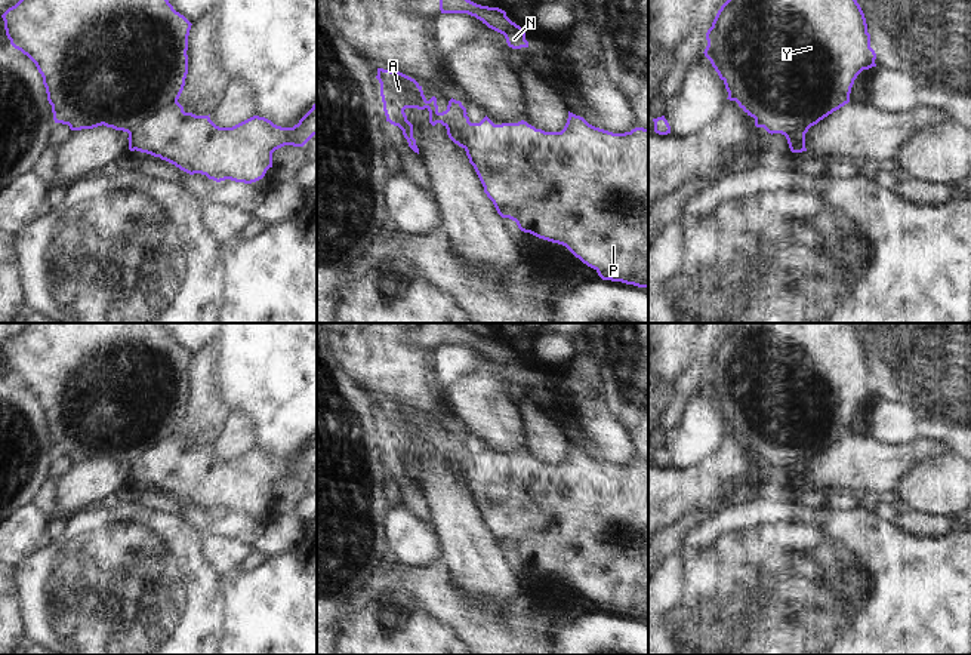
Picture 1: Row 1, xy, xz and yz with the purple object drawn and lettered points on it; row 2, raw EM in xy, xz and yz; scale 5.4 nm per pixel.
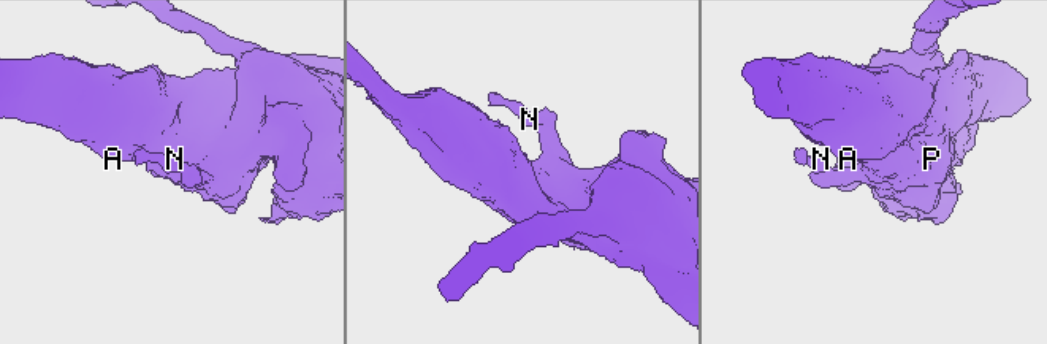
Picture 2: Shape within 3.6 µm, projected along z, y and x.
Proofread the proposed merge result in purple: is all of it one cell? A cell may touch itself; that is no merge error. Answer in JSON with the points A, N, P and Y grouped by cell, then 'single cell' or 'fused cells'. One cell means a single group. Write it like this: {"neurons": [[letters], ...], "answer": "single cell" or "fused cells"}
{"neurons": [["A", "Y"], ["N", "P"]], "answer": "fused cells"}

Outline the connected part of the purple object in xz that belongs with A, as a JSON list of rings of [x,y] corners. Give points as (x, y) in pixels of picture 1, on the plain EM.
[[[377,400],[376,410],[380,415],[380,428],[383,434],[383,443],[386,453],[398,458],[403,462],[409,479],[419,486],[416,471],[413,470],[413,456],[407,452],[404,445],[406,440],[417,440],[429,443],[429,455],[435,458],[441,455],[447,461],[448,470],[463,480],[463,465],[471,456],[466,448],[466,440],[460,433],[450,431],[447,442],[440,445],[437,430],[432,428],[429,433],[425,430],[422,418],[411,409],[400,405]]]

